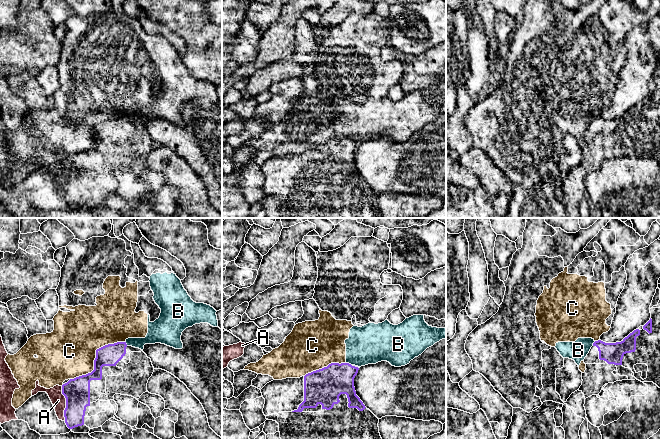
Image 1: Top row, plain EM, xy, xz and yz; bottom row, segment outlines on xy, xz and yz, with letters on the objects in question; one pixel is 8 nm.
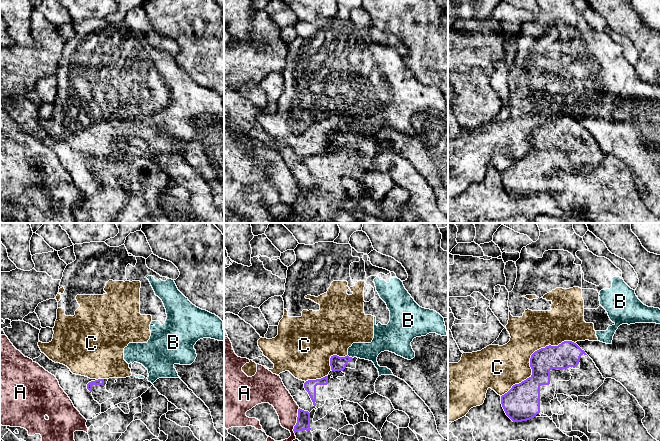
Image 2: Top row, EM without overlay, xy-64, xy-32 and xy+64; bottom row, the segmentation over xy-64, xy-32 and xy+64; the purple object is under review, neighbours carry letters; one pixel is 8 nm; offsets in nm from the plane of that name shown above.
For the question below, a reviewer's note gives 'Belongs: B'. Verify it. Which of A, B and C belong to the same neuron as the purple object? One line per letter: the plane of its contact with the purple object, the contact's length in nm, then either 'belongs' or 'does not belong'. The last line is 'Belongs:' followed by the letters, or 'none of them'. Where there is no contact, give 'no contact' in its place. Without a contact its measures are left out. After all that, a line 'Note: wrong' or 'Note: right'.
A: xy | 280 nm | does not belong
B: xz | 50 nm | does not belong
C: xy | 550 nm | does not belong
Belongs: none of them
Note: wrong

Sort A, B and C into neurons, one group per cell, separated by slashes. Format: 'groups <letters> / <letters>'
groups A / B C

